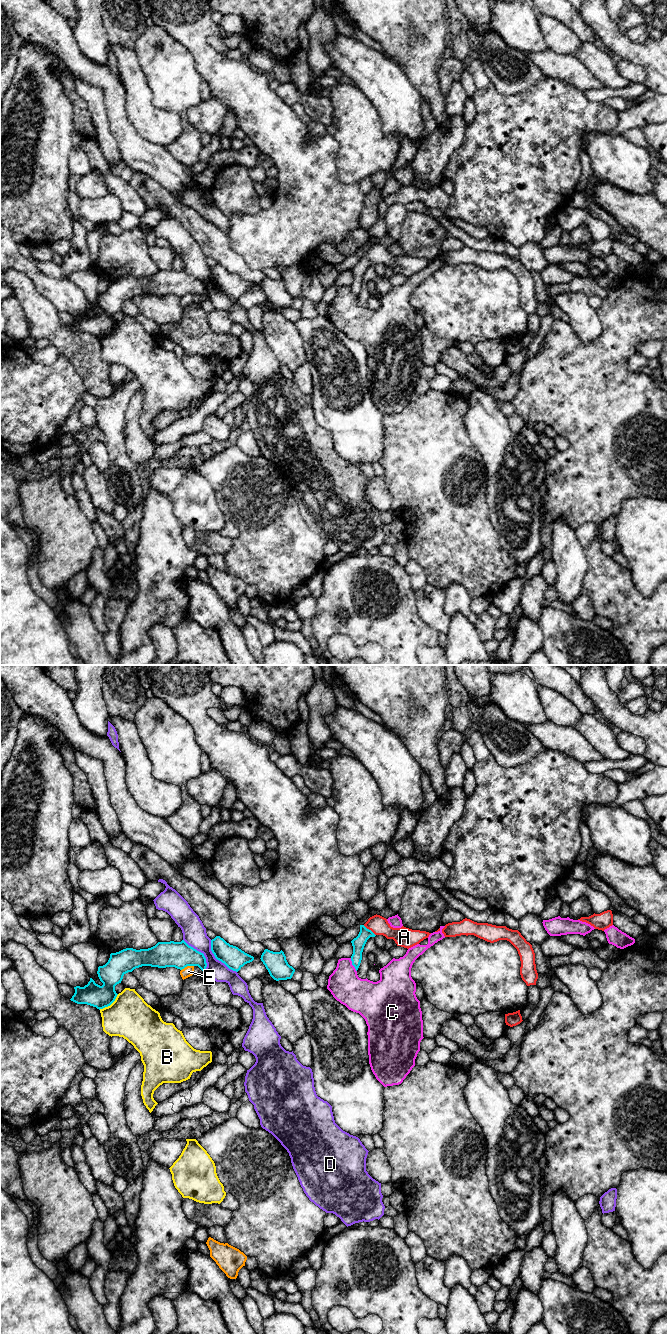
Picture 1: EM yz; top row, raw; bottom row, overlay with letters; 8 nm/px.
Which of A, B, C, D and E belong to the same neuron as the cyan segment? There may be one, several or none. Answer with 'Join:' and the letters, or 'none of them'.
Join: A

